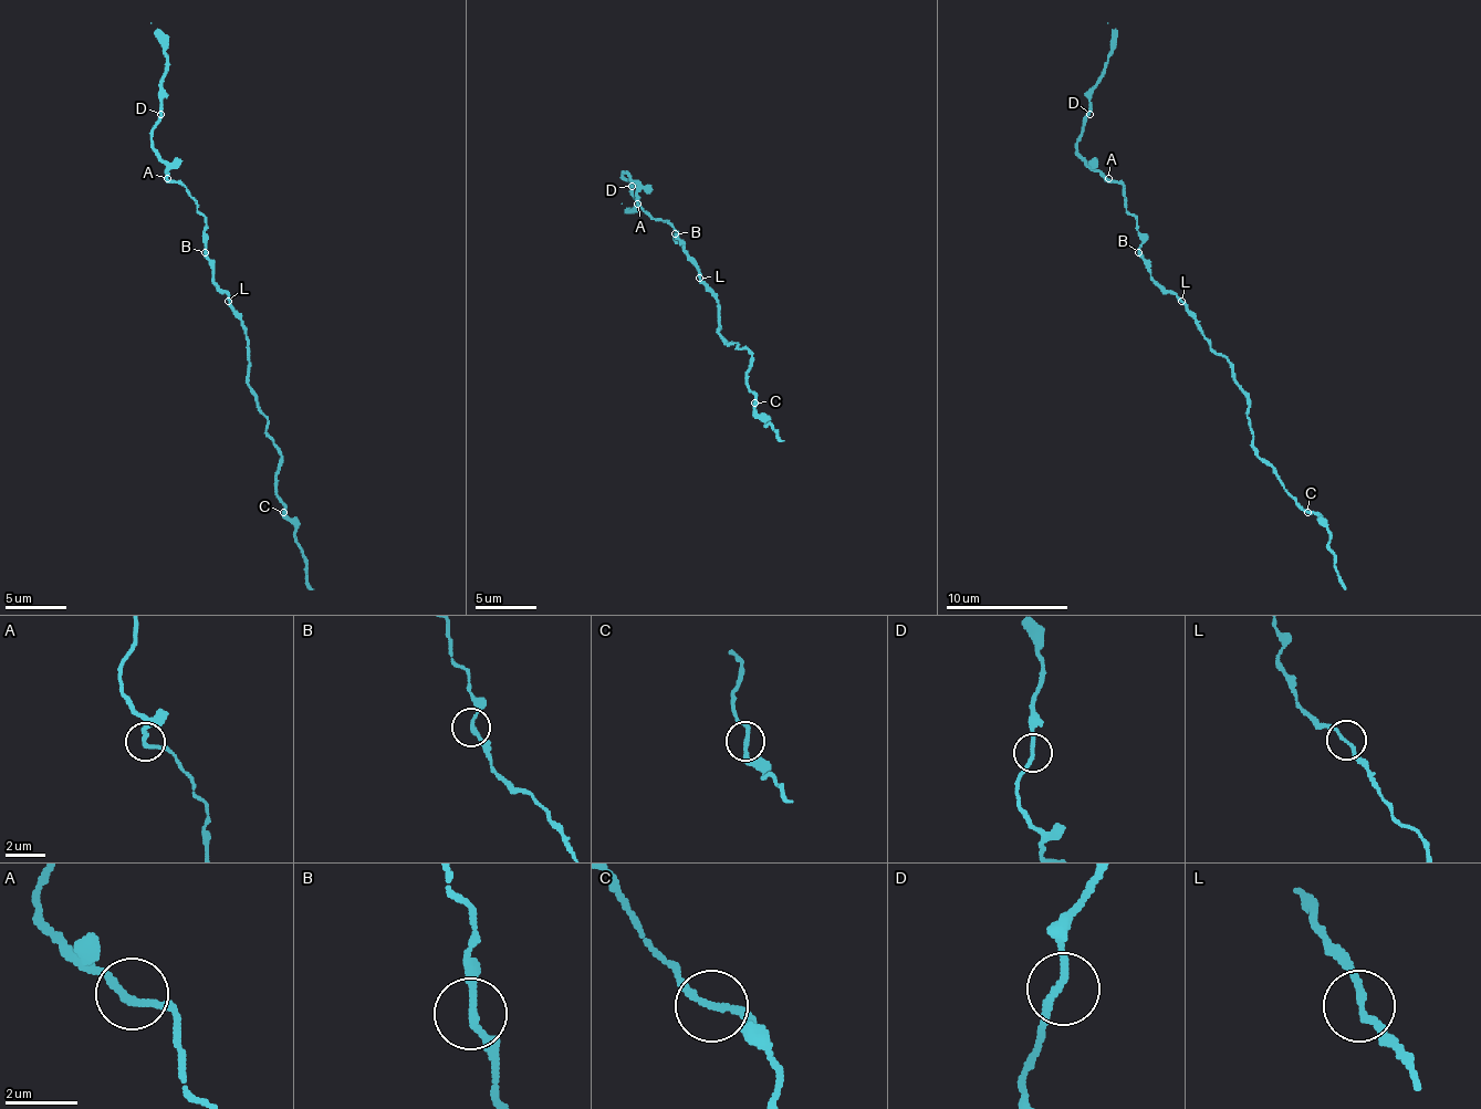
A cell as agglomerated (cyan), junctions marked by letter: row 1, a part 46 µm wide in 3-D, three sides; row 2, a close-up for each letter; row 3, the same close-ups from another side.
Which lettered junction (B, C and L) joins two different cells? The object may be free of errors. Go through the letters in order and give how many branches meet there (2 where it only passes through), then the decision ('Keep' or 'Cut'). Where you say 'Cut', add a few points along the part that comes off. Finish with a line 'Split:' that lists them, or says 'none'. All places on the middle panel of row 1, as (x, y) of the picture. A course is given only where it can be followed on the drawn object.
B: Branches: 2. Keep
C: Branches: 2. Keep
L: Branches: 2. Keep
Split: none

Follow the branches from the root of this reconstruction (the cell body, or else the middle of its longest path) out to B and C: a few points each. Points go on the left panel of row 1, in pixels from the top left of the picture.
B: (228, 303), (228, 297), (212, 279), (212, 261), (204, 251)
C: (228, 303), (247, 331), (250, 389), (268, 420), (268, 438), (280, 457), (278, 497), (283, 512)

